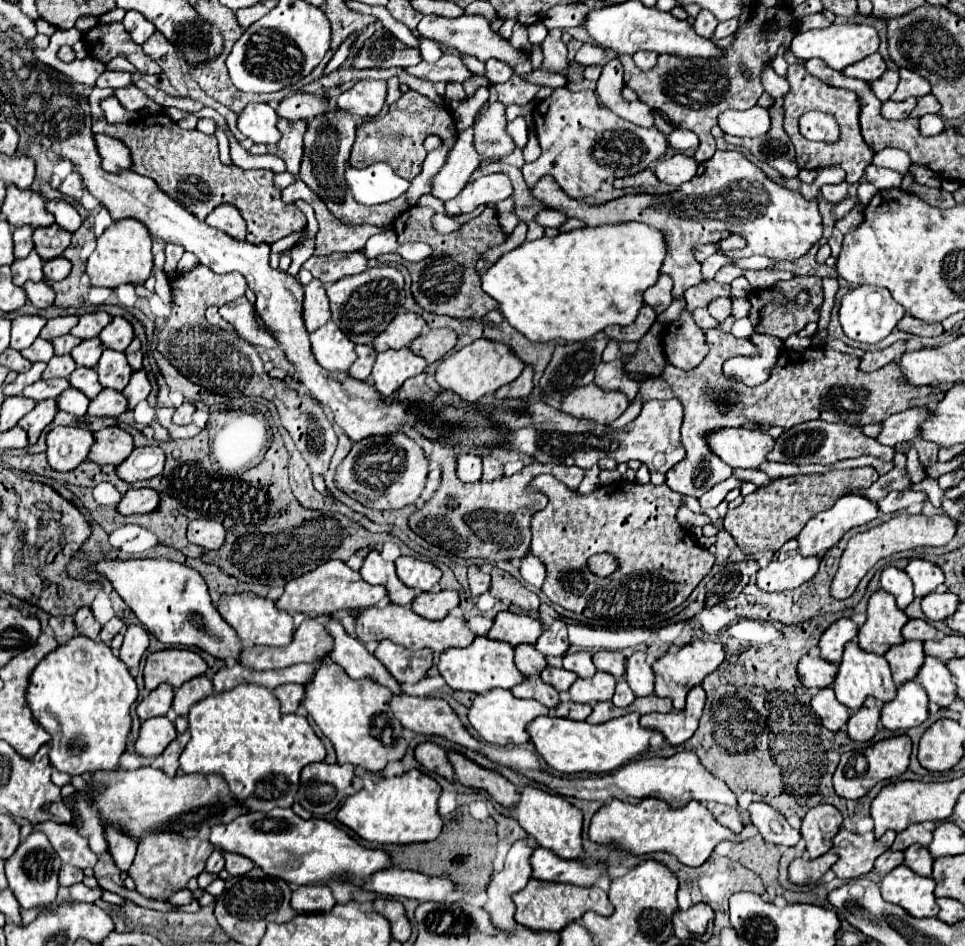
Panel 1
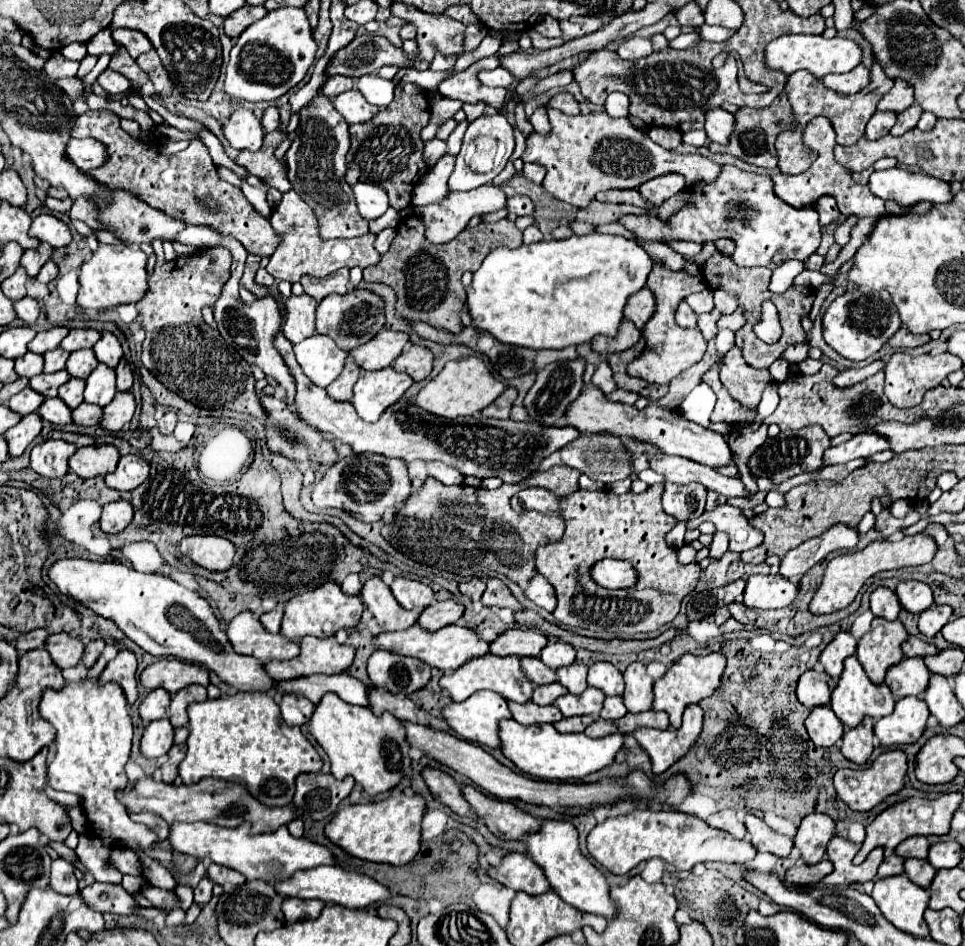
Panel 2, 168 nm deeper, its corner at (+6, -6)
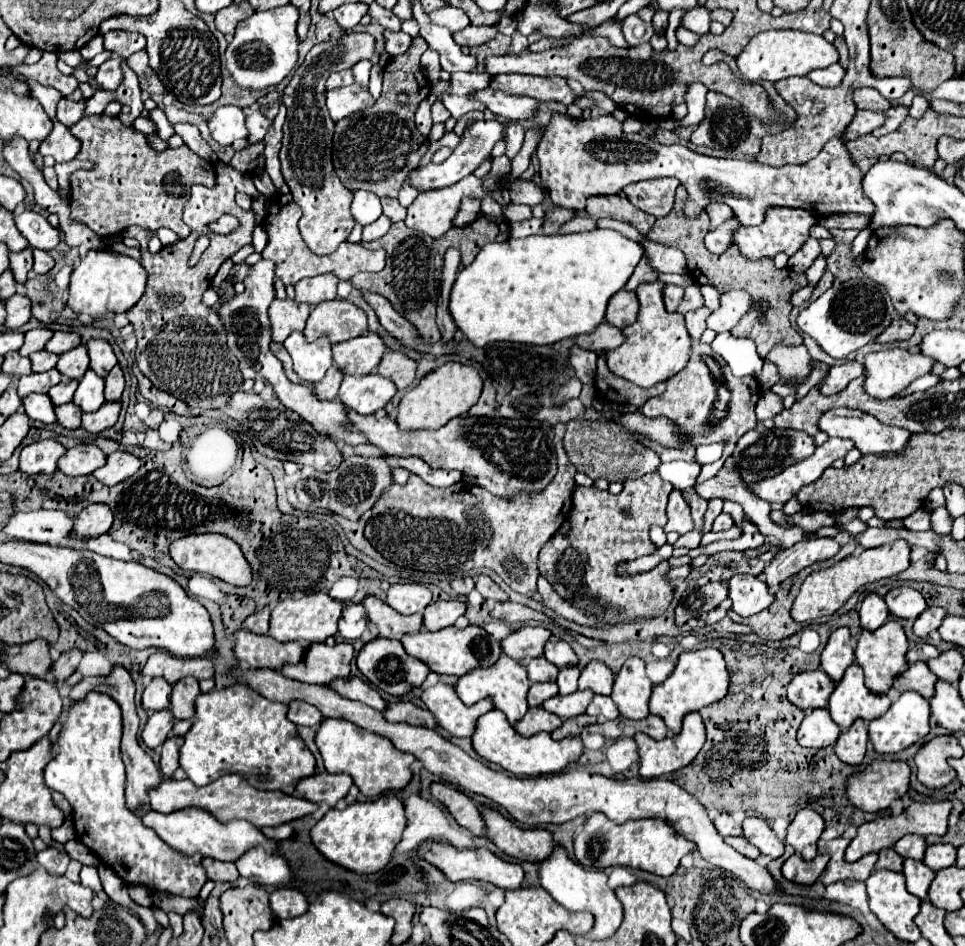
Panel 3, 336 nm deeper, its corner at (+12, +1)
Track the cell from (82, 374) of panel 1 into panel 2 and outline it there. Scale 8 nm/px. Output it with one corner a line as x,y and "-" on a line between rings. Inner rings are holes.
74,377
58,389
58,397
60,397
70,409
76,409
76,407
84,401
82,393
84,393
84,381
82,381
82,379
74,379

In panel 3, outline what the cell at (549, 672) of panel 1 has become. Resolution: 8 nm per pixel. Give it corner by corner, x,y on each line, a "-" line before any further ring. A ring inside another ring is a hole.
540,682
540,684
532,684
528,690
528,704
530,706
540,706
544,700
552,698
558,694
558,686
556,682

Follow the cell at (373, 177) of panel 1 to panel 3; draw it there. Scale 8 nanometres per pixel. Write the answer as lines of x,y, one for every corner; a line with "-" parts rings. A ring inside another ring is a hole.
356,190
354,192
354,200
352,200
352,216
358,224
366,226
370,222
374,222
376,218
380,218
382,214
382,206
380,206
380,198
368,190

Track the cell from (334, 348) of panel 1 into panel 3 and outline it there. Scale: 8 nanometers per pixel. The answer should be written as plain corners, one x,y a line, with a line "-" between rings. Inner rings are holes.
292,332
284,346
294,362
294,372
306,382
318,382
332,366
332,344
322,336
308,342
302,332

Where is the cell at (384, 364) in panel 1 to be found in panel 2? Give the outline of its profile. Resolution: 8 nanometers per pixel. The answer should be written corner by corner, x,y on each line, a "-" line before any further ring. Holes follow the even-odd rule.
392,367
380,371
362,371
360,379
354,385
354,395
350,403
364,421
374,423
408,391
410,385
410,375
398,373

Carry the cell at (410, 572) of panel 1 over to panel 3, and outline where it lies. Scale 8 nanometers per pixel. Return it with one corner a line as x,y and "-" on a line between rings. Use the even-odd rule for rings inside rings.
390,584
386,602
400,614
422,612
432,600
432,592
424,584

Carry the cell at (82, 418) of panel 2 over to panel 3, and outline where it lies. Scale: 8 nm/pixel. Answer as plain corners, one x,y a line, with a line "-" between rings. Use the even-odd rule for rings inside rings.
68,402
56,408
56,418
64,428
80,428
80,416
82,416
82,410
74,402

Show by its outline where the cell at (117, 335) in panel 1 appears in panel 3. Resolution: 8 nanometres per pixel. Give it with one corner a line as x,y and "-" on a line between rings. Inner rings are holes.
90,340
86,344
90,356
90,368
98,372
98,376
106,376
112,366
116,366
116,354
106,340

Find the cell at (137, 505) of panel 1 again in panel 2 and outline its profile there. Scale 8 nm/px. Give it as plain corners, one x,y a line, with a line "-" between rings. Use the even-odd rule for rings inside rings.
114,501
104,505
102,515
100,515
100,529
104,533
120,533
126,523
132,521
132,505
128,501

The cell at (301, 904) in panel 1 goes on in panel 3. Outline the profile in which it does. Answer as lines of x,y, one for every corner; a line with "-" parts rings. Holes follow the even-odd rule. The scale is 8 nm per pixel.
278,888
270,894
270,908
280,920
296,918
308,910
308,900
298,888

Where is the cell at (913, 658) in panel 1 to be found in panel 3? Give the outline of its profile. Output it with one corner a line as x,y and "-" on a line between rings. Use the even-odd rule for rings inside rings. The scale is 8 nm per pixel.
916,662
910,664
902,674
898,674
894,678
894,688
898,692
906,692
906,690
914,690
918,694
922,694
924,698
932,696
932,684
936,682
936,676
932,676
932,672
928,670
926,662

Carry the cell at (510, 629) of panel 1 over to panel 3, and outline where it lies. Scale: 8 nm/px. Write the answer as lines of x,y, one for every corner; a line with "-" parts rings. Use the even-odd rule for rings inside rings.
524,626
514,630
510,636
506,636
500,646
502,652
514,660
524,660
524,658
536,658
542,656
544,644
550,638
550,630
542,626

